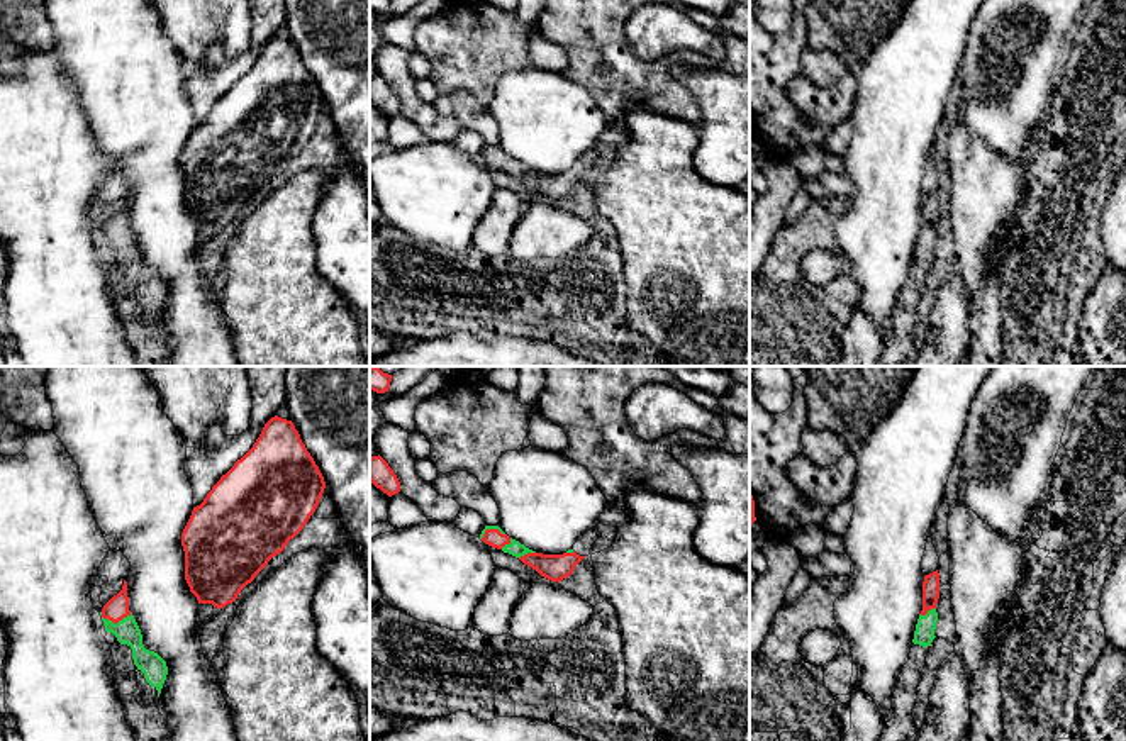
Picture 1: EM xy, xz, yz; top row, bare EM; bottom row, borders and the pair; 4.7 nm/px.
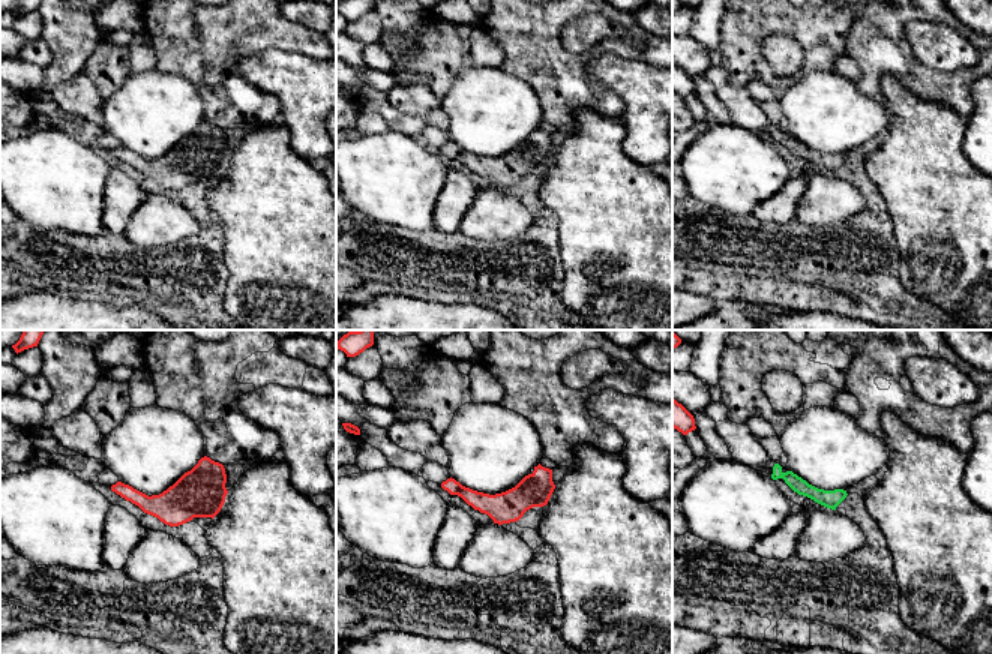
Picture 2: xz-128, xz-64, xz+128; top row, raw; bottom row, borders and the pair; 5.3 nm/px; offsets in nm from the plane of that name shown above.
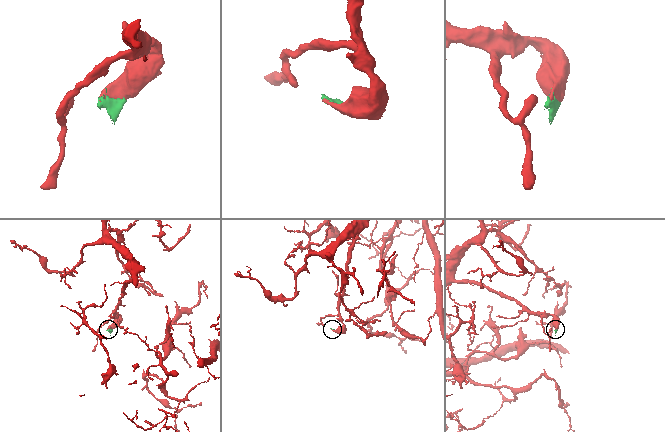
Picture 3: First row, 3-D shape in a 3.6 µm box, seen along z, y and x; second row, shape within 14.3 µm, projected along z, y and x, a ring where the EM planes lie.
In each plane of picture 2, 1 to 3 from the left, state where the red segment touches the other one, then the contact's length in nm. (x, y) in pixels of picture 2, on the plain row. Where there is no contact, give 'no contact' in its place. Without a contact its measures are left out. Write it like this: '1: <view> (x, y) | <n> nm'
1: no contact
2: no contact
3: no contact

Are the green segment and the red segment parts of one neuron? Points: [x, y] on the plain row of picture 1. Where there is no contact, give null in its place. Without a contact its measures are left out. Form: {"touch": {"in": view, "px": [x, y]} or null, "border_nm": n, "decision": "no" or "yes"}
{"touch": {"in": "xy", "px": [117, 243]}, "border_nm": 150, "decision": "yes"}

